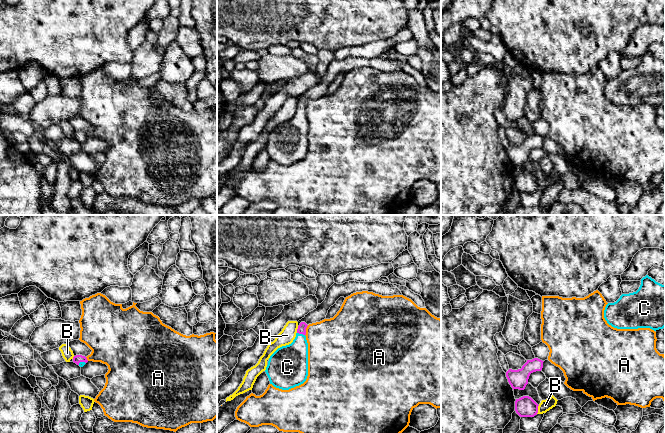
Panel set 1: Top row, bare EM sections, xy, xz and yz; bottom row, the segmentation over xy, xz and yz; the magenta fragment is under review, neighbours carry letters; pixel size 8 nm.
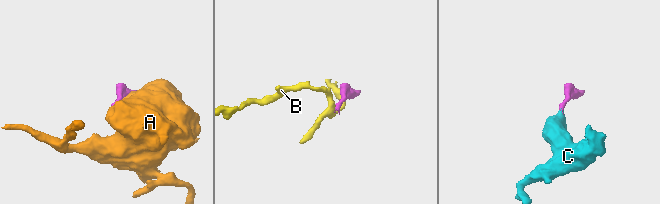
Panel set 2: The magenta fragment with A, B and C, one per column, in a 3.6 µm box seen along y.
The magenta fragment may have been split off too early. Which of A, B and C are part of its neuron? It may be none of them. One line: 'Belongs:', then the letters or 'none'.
Belongs: C

